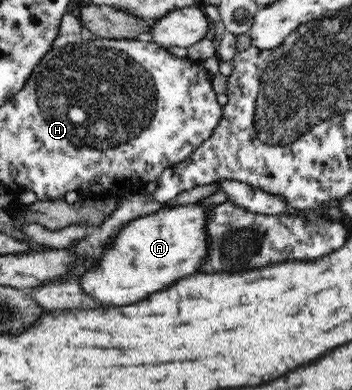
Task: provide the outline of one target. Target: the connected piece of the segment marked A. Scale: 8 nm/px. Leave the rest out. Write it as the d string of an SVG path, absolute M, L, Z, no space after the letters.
M182 203L178 206L160 207L152 214L146 214L128 222L120 227L108 240L108 245L100 256L94 259L94 264L85 268L84 274L80 276L80 286L83 292L104 304L114 306L126 306L134 304L138 300L148 298L150 294L156 294L160 290L167 290L176 284L178 280L187 278L190 274L196 274L204 260L208 258L208 233L206 233L206 218L208 212L212 212L210 204Z

